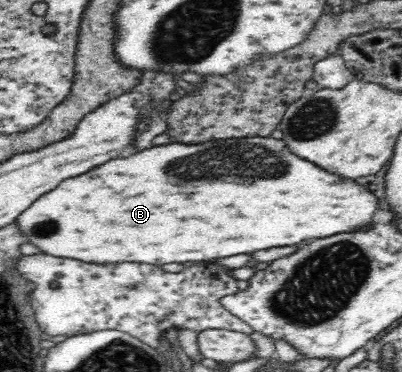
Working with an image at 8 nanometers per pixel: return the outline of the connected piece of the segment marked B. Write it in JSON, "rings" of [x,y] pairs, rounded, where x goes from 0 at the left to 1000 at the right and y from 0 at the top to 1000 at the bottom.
{"rings":[[[629,366],[629,371],[575,371],[565,376],[525,376],[510,387],[410,387],[391,398],[371,398],[356,409],[331,414],[326,425],[291,425],[261,435],[226,462],[211,462],[192,478],[172,478],[152,489],[137,511],[102,527],[70,565],[62,565],[40,591],[72,640],[72,656],[97,661],[107,677],[132,688],[172,688],[192,699],[241,699],[241,704],[356,704],[356,710],[460,710],[460,704],[520,704],[535,694],[565,694],[585,683],[624,683],[634,672],[664,667],[704,667],[704,661],[739,661],[759,645],[813,640],[833,629],[863,632],[878,624],[915,624],[928,613],[928,581],[943,532],[903,495],[893,495],[883,476],[853,476],[833,462],[818,462],[799,444],[779,441],[759,425],[744,425],[724,409],[724,395],[704,374],[677,368]]]}

